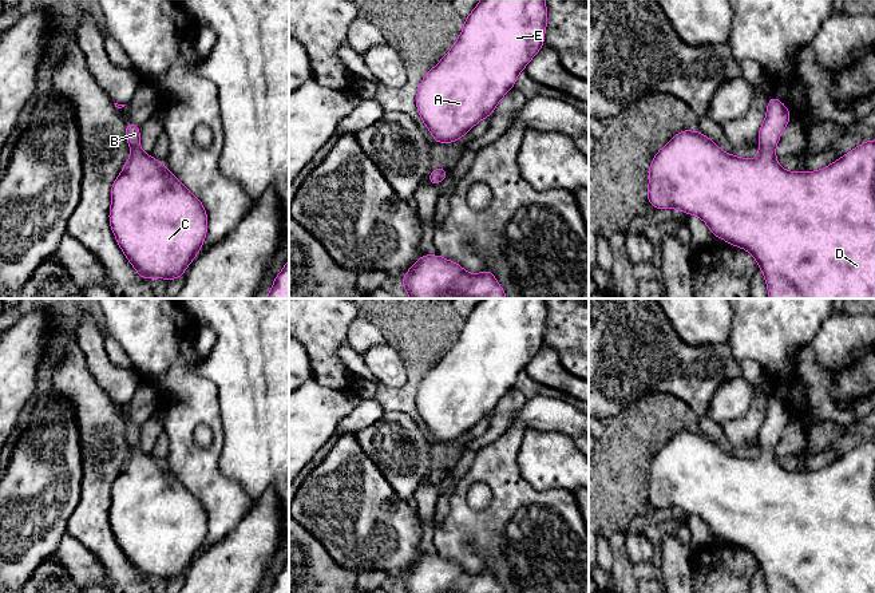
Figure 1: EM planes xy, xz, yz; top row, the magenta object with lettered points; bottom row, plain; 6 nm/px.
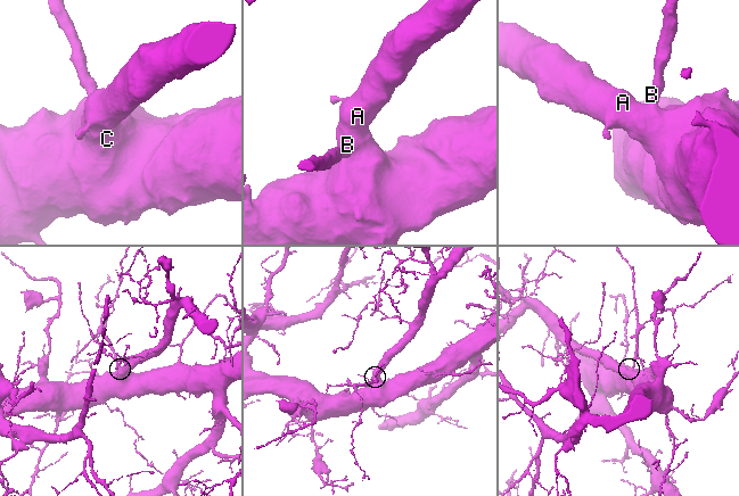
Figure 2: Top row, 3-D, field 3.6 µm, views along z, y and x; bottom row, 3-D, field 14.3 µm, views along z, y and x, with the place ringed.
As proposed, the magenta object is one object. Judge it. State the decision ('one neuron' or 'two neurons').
one neuron

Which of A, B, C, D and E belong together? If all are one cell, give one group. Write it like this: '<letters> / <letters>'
A B C D E

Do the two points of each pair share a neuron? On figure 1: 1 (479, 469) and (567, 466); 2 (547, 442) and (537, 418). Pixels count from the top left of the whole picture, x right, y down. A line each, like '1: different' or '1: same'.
1: different
2: different

